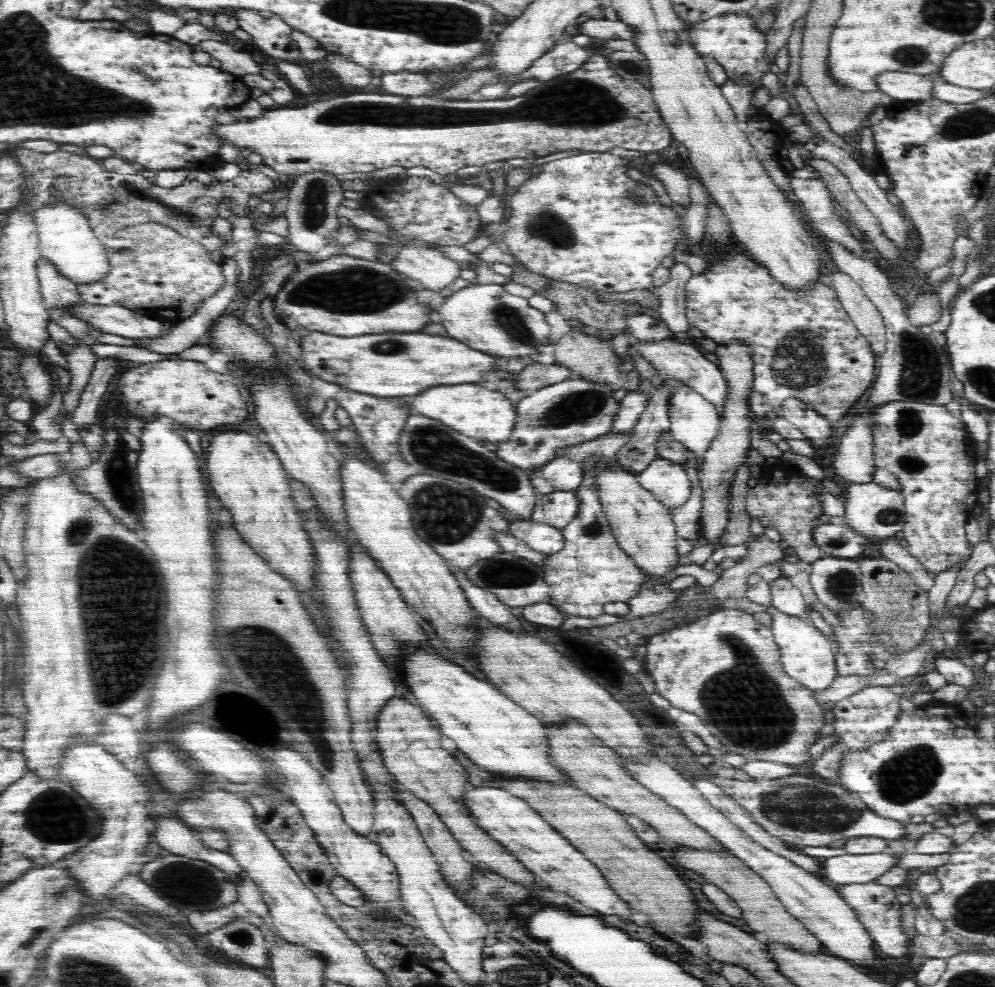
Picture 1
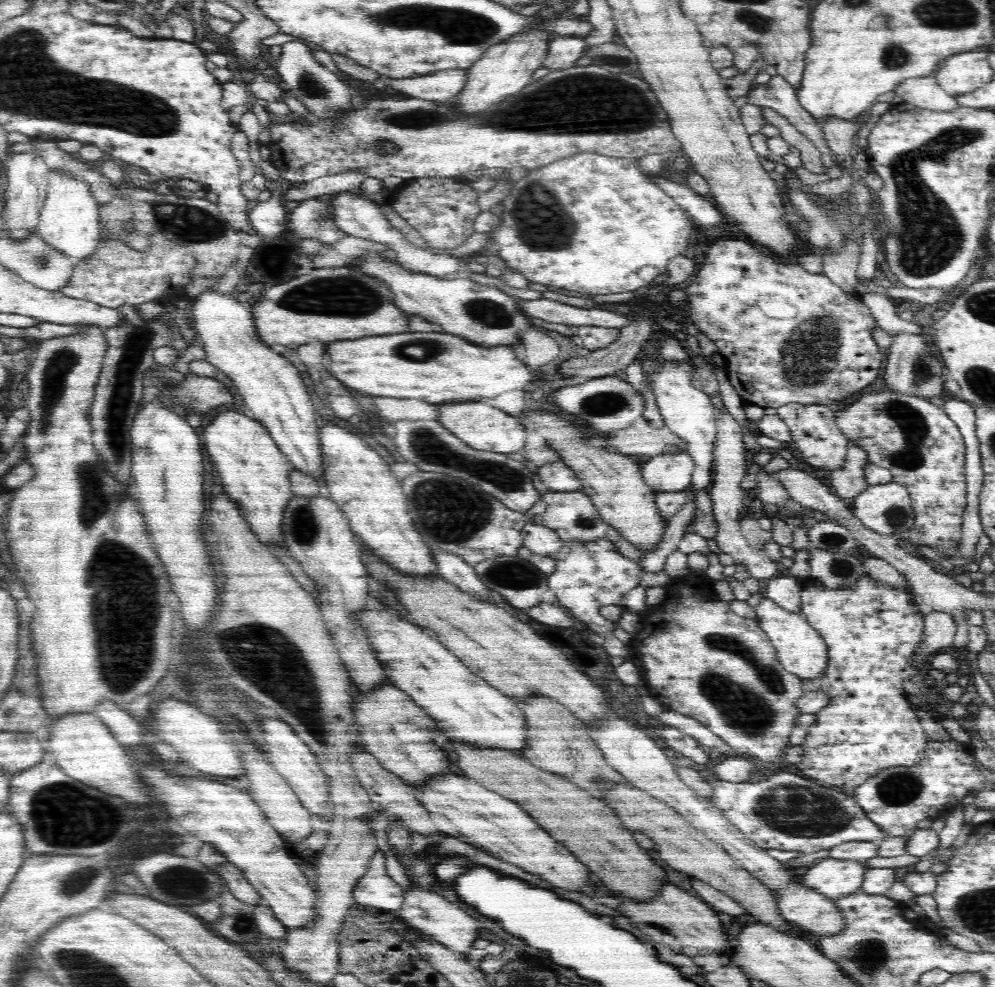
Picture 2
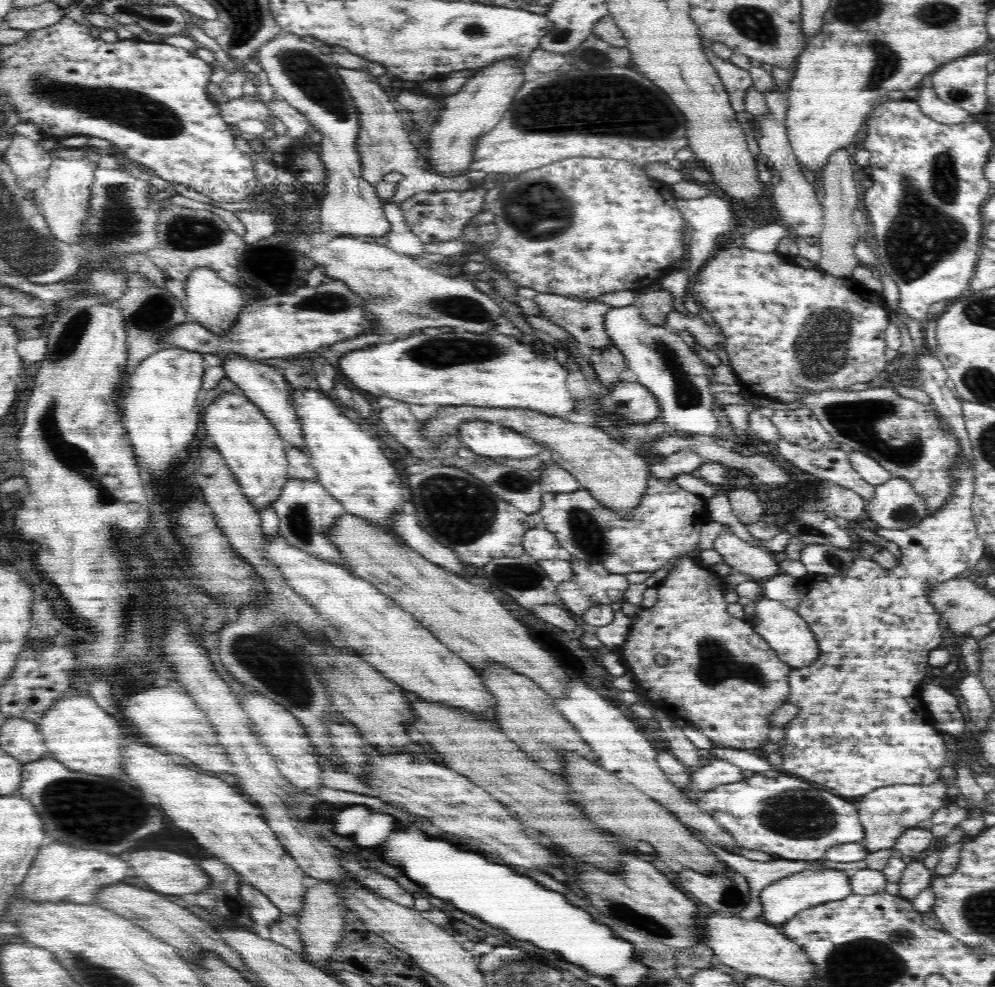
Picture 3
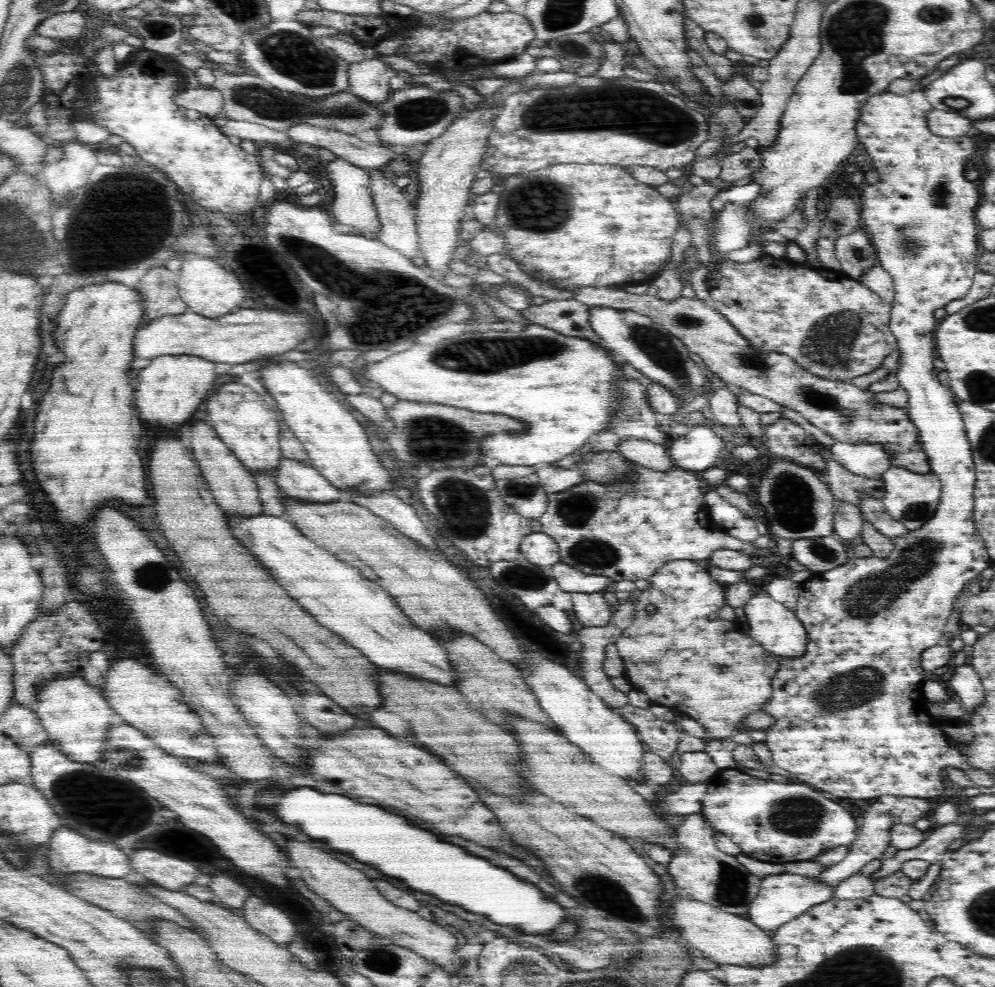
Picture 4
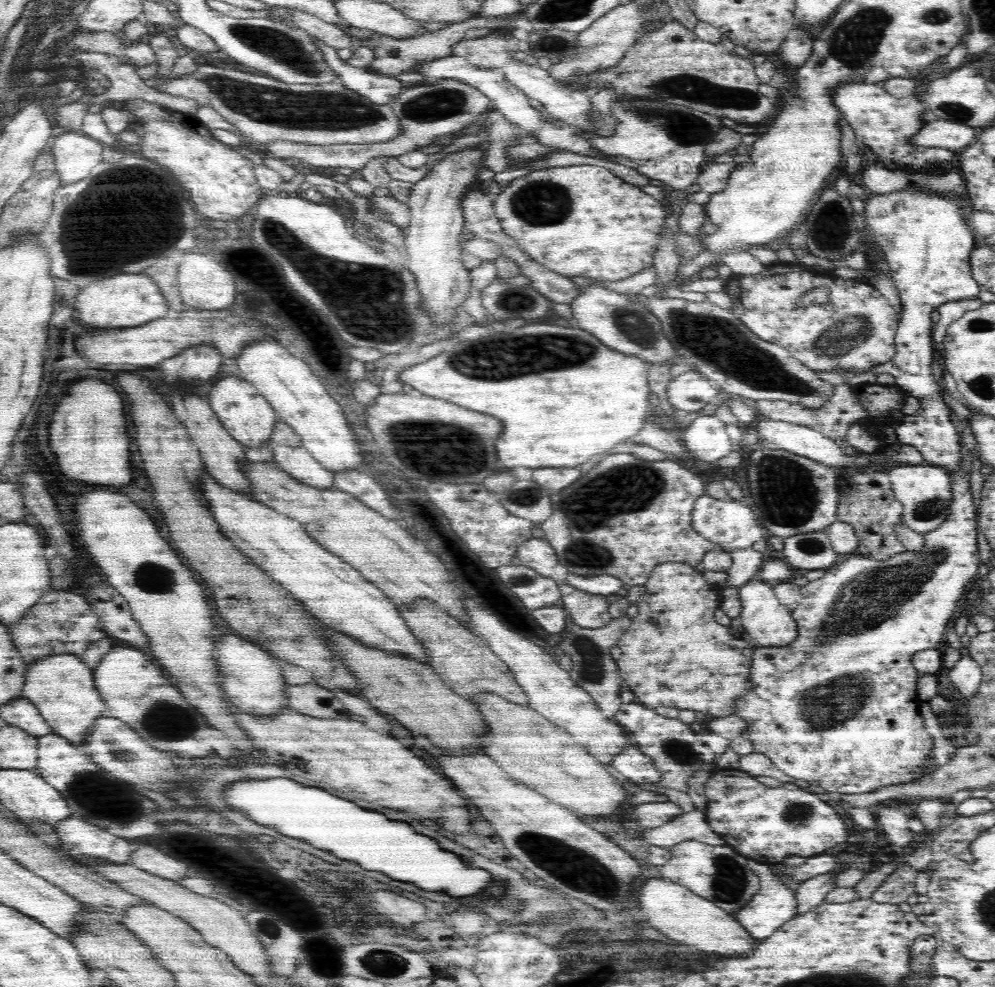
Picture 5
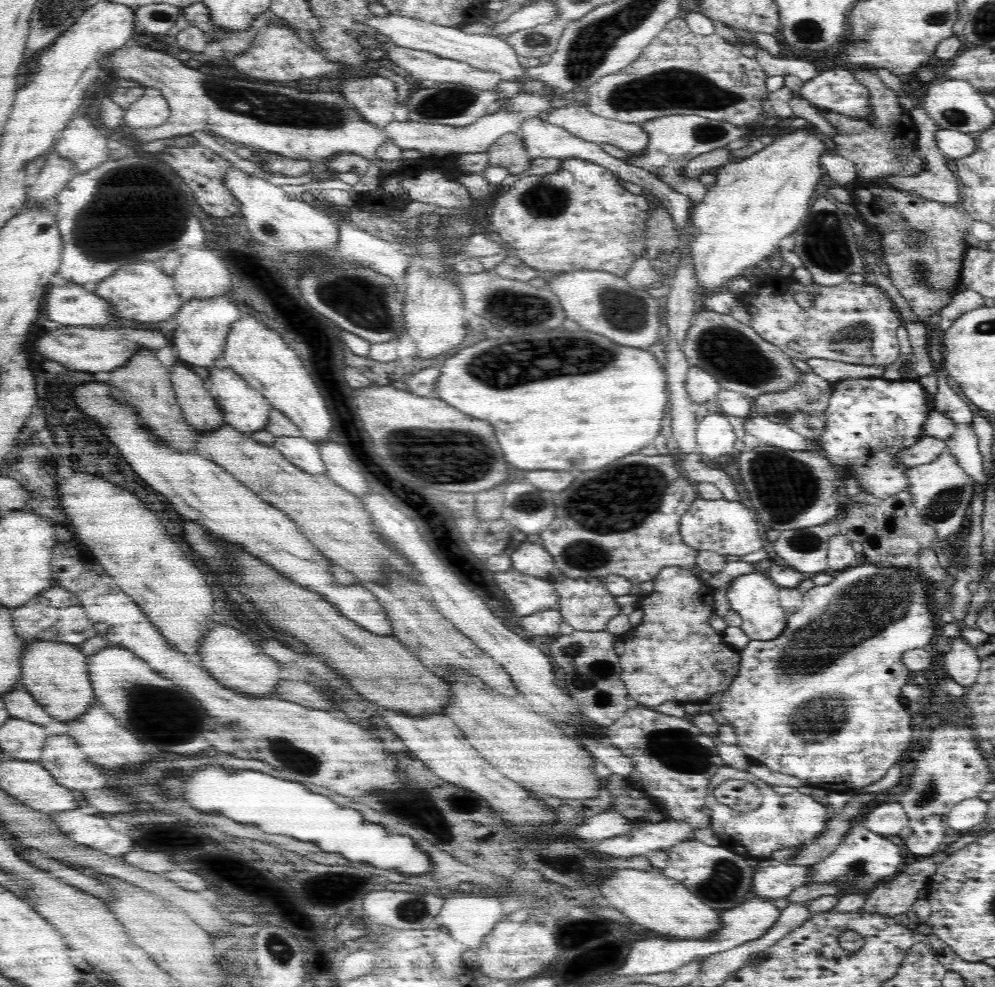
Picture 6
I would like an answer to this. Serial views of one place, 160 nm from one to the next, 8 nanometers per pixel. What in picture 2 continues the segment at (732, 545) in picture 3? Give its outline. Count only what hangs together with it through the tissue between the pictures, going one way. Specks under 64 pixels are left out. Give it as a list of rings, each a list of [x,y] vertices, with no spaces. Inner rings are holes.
[[[720,394],[716,397],[710,397],[710,401],[714,403],[716,425],[718,425],[718,434],[716,434],[713,450],[712,490],[710,488],[709,493],[713,501],[714,518],[718,523],[718,532],[716,532],[713,540],[719,546],[721,552],[729,554],[734,559],[735,564],[743,564],[754,578],[769,580],[778,577],[784,572],[782,565],[768,557],[764,548],[750,547],[740,529],[739,519],[742,517],[744,503],[748,498],[748,493],[740,487],[740,484],[744,476],[747,475],[749,467],[749,453],[742,441],[742,429],[724,407]]]

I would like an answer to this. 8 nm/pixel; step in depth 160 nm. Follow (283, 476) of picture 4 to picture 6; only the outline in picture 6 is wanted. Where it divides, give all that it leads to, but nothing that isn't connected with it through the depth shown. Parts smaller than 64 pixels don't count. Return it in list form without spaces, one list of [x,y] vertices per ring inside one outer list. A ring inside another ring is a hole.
[[[304,435],[276,437],[273,446],[282,453],[286,461],[304,473],[312,474],[313,476],[326,475],[326,468],[318,447]]]

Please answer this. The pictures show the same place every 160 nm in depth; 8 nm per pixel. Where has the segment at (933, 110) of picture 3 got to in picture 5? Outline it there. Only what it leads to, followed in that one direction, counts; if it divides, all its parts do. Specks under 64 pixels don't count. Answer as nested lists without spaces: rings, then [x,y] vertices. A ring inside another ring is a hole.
[[[934,119],[911,138],[914,146],[944,148],[960,152],[977,138],[979,128],[963,123]]]

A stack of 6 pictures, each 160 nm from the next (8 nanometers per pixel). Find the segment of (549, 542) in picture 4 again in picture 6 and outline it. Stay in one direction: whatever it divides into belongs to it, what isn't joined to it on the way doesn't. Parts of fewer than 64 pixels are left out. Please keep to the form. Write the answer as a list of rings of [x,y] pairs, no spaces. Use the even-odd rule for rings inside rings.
[[[529,540],[517,544],[511,554],[511,563],[512,568],[522,574],[544,579],[557,570],[552,555],[542,545],[529,543]]]

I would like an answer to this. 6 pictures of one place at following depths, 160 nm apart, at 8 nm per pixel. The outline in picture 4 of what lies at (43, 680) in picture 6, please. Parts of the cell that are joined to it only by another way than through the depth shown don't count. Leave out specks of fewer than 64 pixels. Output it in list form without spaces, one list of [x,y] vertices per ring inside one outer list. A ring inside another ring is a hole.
[[[80,675],[58,677],[37,686],[37,703],[33,711],[38,715],[48,735],[48,744],[64,752],[76,762],[96,762],[104,754],[104,741],[111,726],[124,724],[122,717],[110,706],[101,691]]]

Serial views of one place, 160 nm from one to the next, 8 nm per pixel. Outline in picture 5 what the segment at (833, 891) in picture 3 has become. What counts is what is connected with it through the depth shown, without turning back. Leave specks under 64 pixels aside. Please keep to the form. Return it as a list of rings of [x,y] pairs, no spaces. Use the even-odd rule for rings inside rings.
[[[748,859],[747,863],[748,868],[754,871],[758,875],[758,878],[760,878],[761,887],[746,906],[732,912],[732,915],[748,931],[748,934],[751,934],[752,939],[760,942],[768,938],[771,934],[774,934],[780,926],[795,916],[797,900],[795,892],[783,884],[767,864],[762,864],[752,859]]]

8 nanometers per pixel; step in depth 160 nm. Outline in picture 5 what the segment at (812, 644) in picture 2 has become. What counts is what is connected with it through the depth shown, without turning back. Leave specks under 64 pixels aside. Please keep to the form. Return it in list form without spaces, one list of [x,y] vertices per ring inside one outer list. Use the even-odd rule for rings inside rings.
[[[752,579],[739,588],[738,594],[742,605],[740,622],[757,646],[783,647],[796,638],[797,622],[792,616],[792,608],[786,608],[779,602],[772,585]]]

